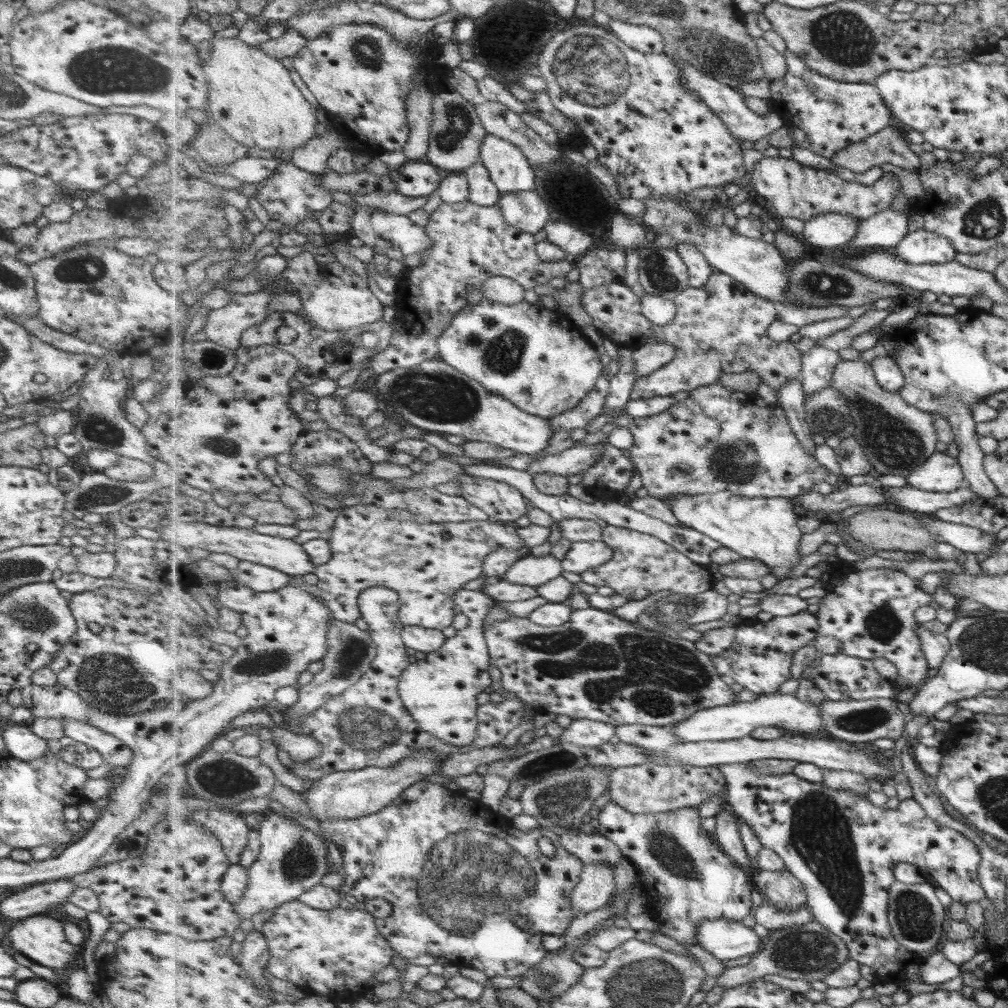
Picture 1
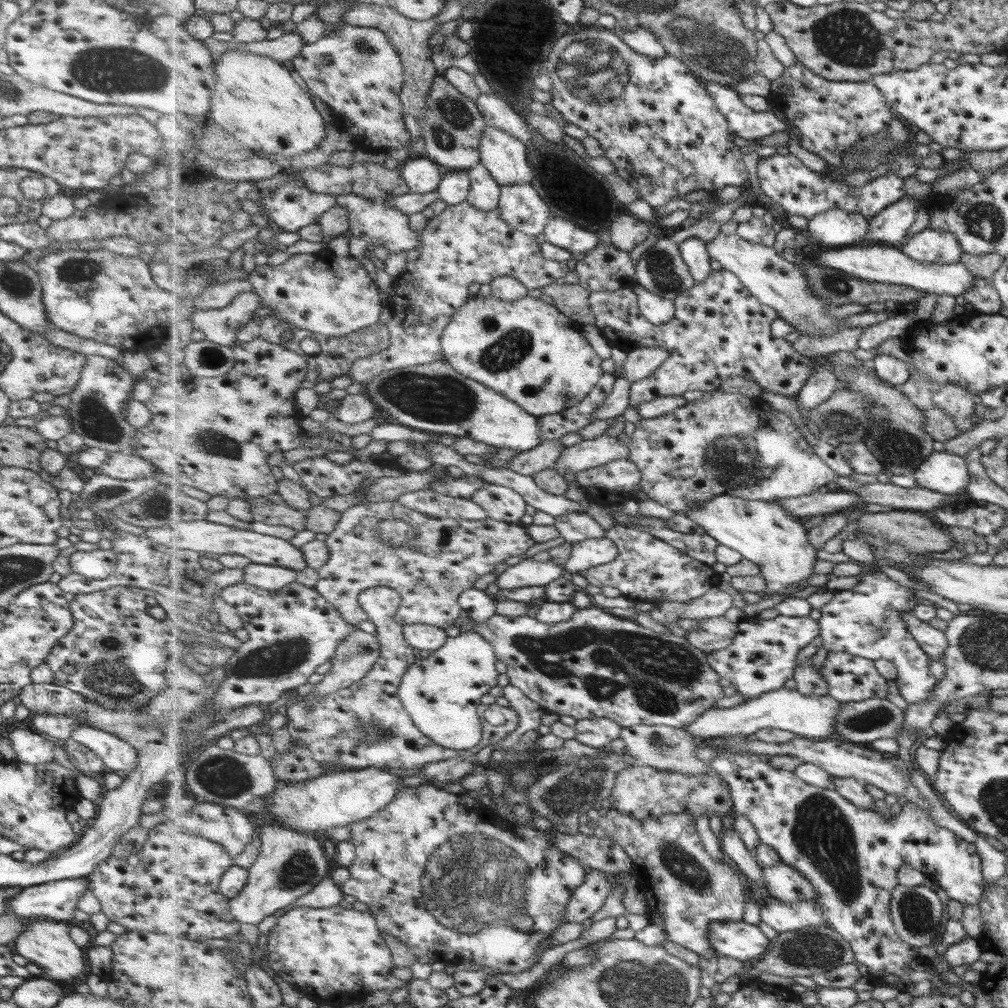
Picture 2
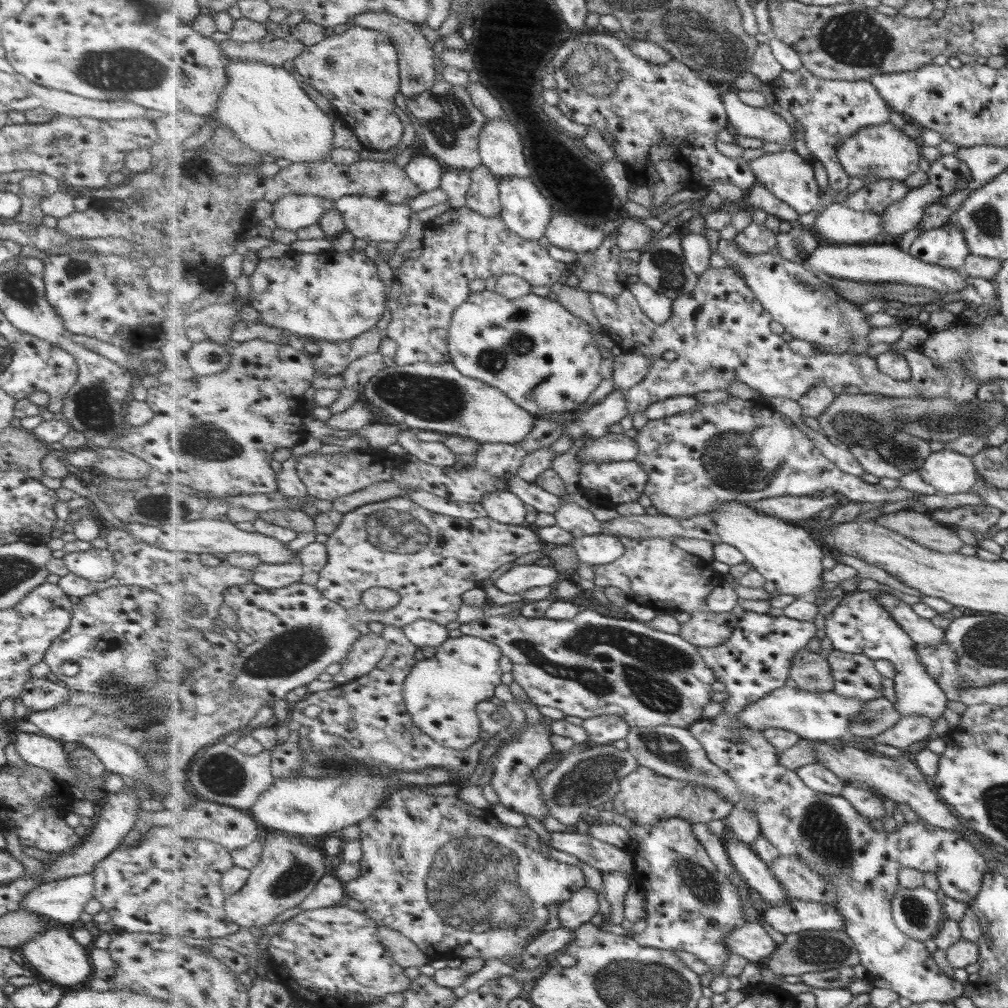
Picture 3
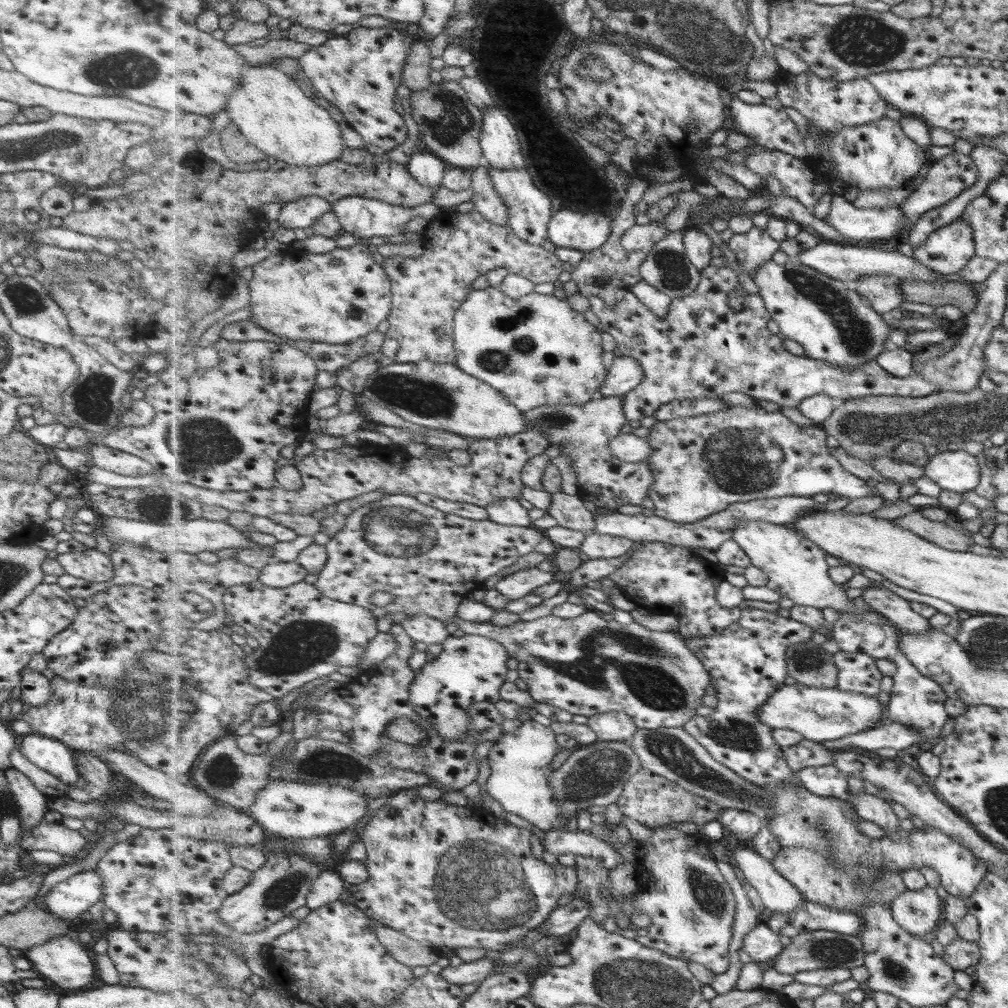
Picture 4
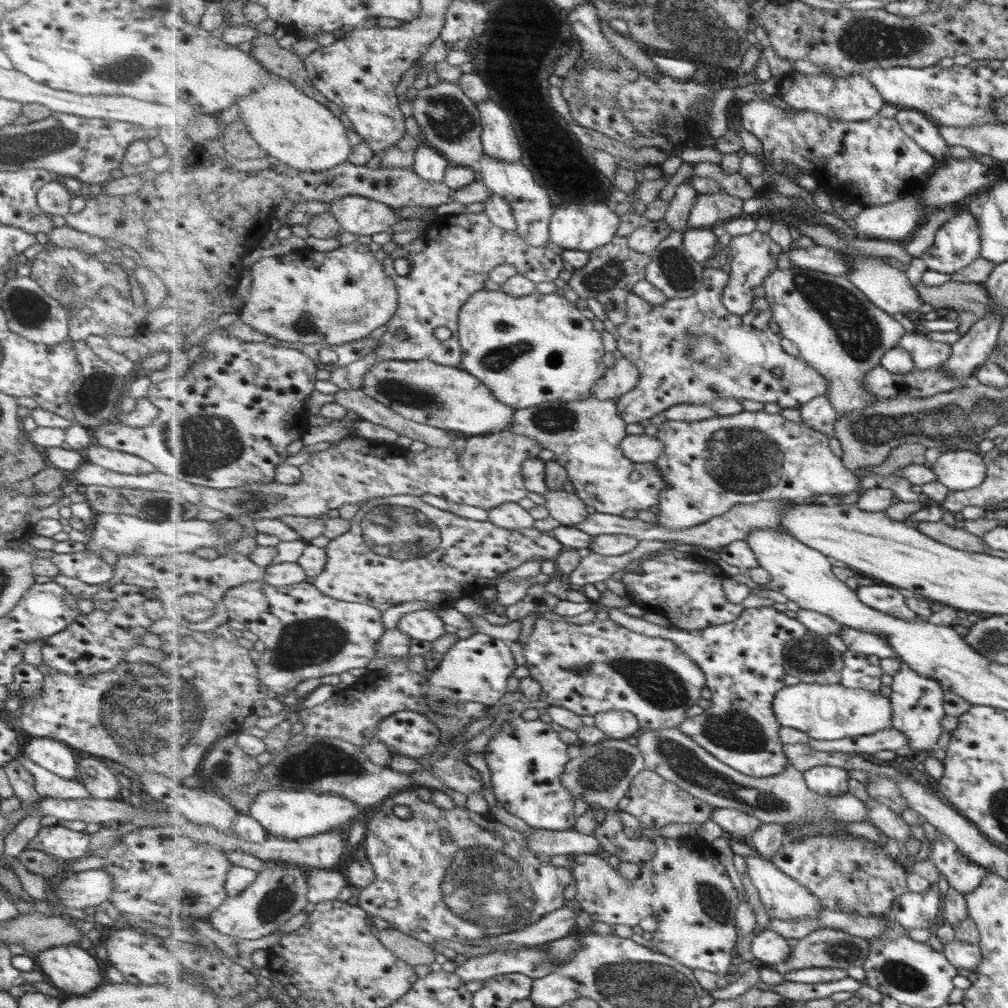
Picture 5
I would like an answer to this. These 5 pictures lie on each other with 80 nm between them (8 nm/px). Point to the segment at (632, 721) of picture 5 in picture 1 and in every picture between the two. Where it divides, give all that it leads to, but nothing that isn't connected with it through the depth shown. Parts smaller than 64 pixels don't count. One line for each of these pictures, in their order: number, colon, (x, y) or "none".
1: (582, 732)
2: (597, 733)
3: (605, 729)
4: (617, 726)

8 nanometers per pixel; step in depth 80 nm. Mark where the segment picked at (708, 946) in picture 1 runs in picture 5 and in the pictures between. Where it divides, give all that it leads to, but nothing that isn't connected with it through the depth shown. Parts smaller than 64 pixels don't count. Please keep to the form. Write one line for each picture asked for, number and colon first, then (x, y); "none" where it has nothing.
2: (740, 940)
3: (751, 941)
4: (762, 944)
5: (770, 948)

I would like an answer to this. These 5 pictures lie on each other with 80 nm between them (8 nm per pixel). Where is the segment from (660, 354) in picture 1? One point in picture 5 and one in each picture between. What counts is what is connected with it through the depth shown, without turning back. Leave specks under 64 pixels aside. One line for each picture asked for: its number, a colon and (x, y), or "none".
2: (641, 363)
3: (628, 369)
4: (625, 374)
5: (623, 376)

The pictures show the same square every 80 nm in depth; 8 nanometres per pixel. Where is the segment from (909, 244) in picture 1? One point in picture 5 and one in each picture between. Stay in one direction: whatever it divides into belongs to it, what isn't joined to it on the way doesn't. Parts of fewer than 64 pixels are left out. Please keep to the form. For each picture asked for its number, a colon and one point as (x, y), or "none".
2: (929, 245)
3: (945, 246)
4: (947, 250)
5: (957, 243)

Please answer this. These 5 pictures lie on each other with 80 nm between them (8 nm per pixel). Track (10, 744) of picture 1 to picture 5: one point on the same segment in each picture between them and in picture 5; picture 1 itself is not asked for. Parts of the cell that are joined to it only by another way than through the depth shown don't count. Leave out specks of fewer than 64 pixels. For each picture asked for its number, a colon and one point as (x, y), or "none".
2: (29, 747)
3: (41, 752)
4: (49, 755)
5: (54, 756)

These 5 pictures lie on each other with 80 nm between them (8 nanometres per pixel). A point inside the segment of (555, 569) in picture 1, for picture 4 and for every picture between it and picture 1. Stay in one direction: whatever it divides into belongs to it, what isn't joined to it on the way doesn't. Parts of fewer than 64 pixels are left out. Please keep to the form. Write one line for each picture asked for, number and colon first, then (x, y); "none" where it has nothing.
2: (527, 572)
3: (518, 579)
4: (517, 585)

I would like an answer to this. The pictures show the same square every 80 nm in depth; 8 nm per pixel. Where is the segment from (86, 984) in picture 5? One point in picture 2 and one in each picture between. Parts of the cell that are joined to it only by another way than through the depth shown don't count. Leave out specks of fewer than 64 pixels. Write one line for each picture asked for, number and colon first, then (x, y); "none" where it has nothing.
2: (45, 943)
3: (53, 955)
4: (62, 961)

